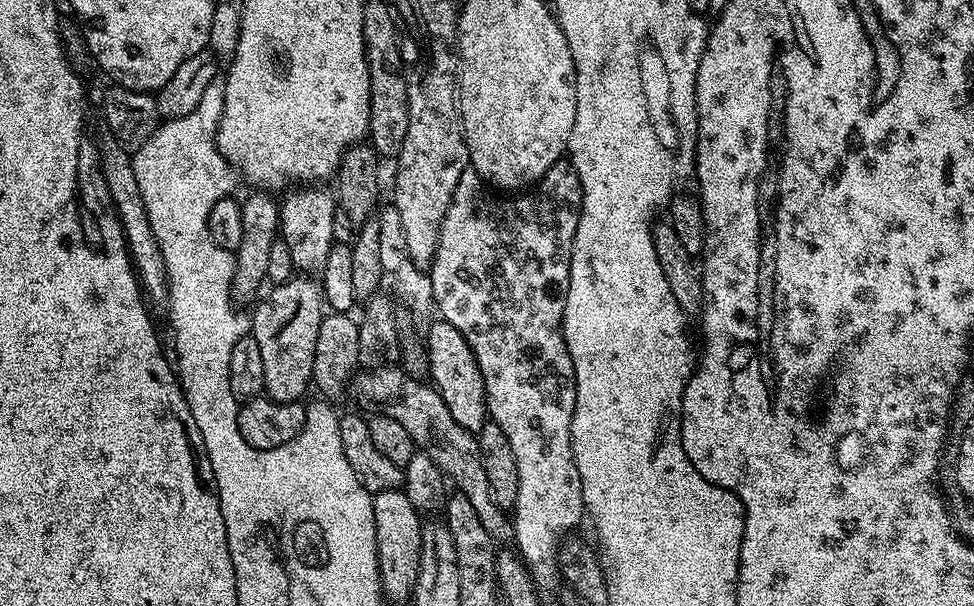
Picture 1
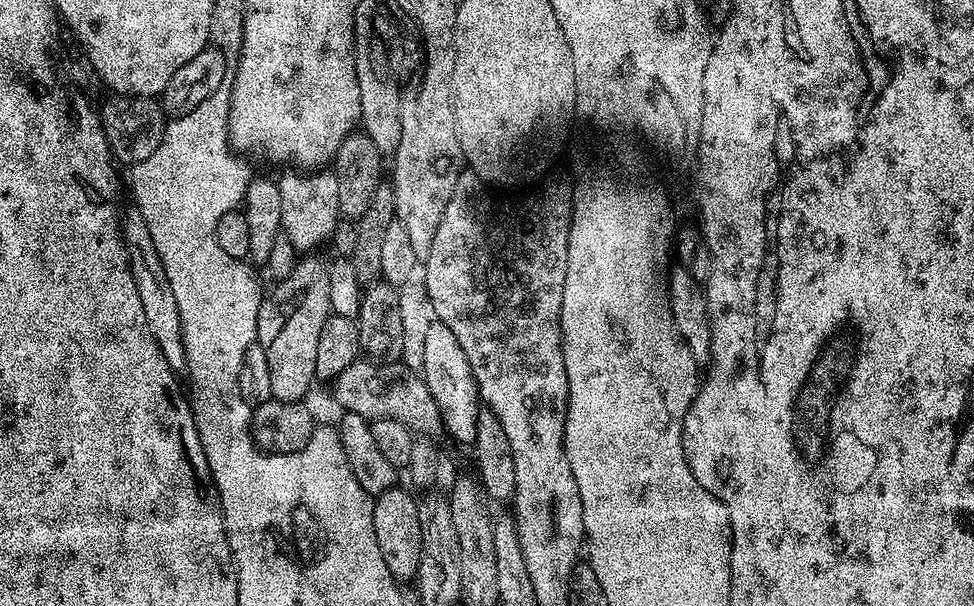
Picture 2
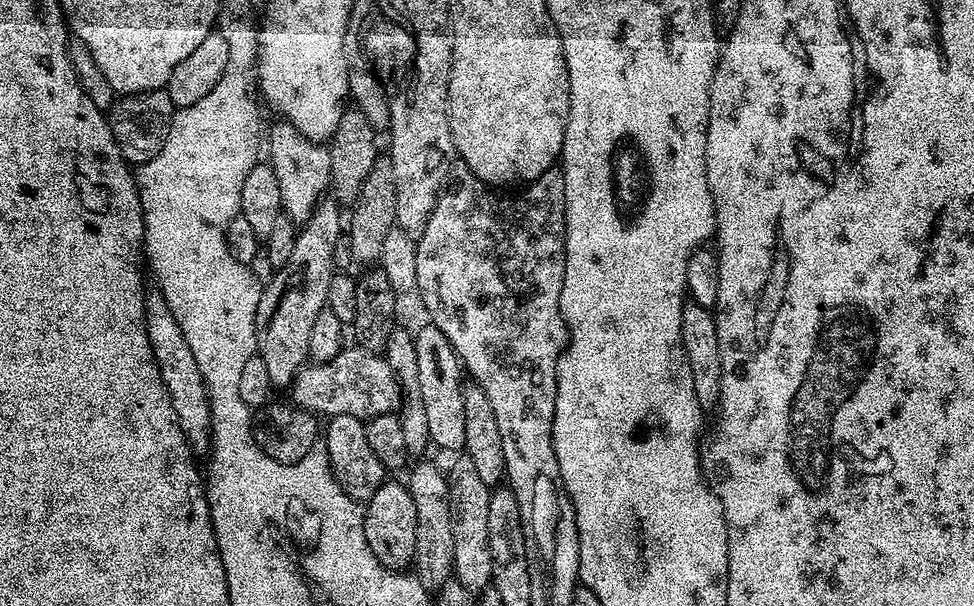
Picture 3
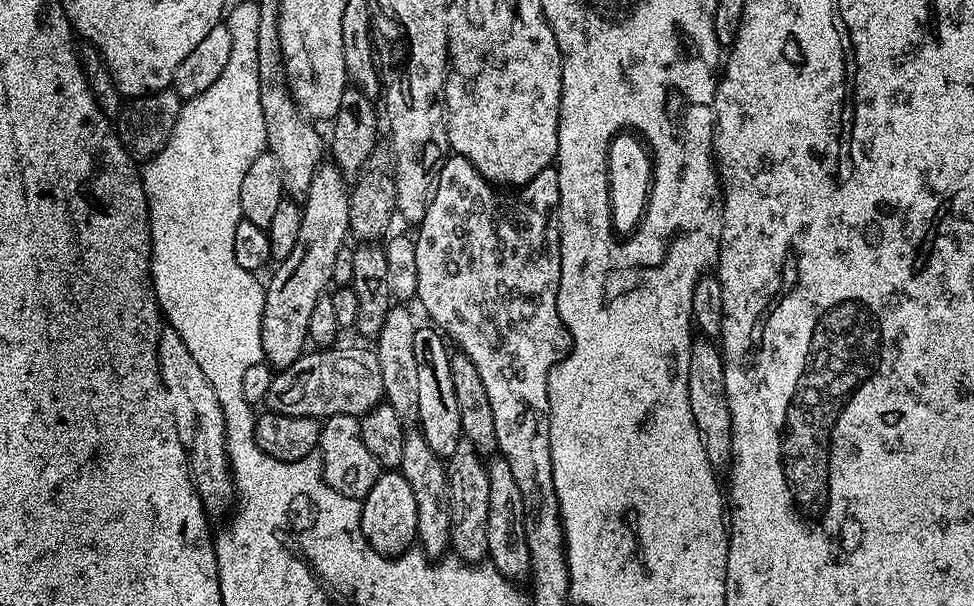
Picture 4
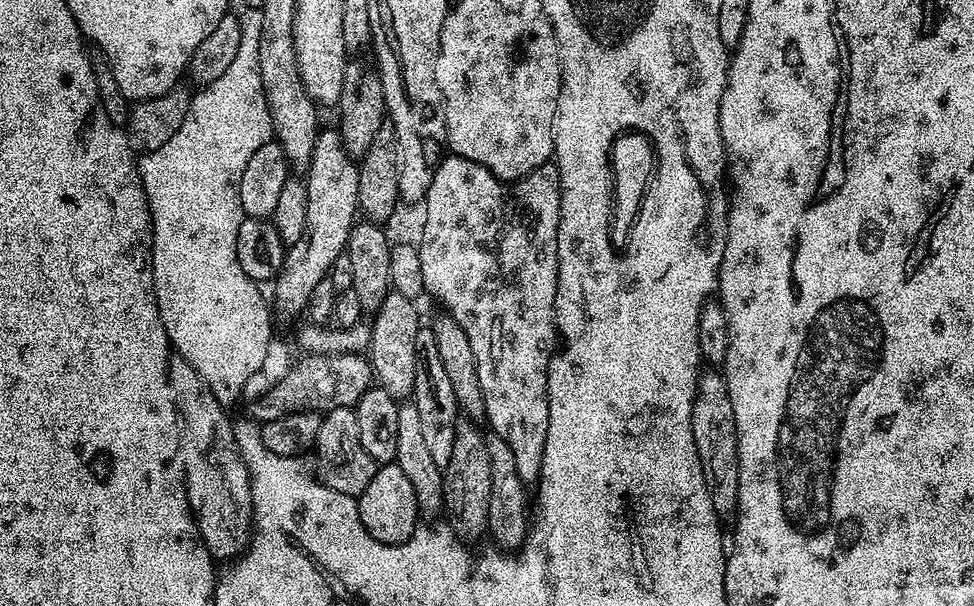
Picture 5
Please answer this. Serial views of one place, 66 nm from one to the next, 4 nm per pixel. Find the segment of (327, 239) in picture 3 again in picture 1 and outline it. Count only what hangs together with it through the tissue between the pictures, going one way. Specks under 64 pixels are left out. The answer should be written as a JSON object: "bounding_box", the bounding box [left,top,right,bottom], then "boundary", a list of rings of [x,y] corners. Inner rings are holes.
{"bounding_box":[250,278,326,404],"boundary":[[[293,278],[285,284],[277,284],[272,293],[253,310],[250,315],[250,334],[258,342],[262,353],[262,374],[264,392],[268,399],[283,404],[295,404],[303,401],[304,391],[312,384],[314,370],[314,346],[318,343],[318,326],[326,315],[326,305],[322,299],[322,288],[312,278]]]}

